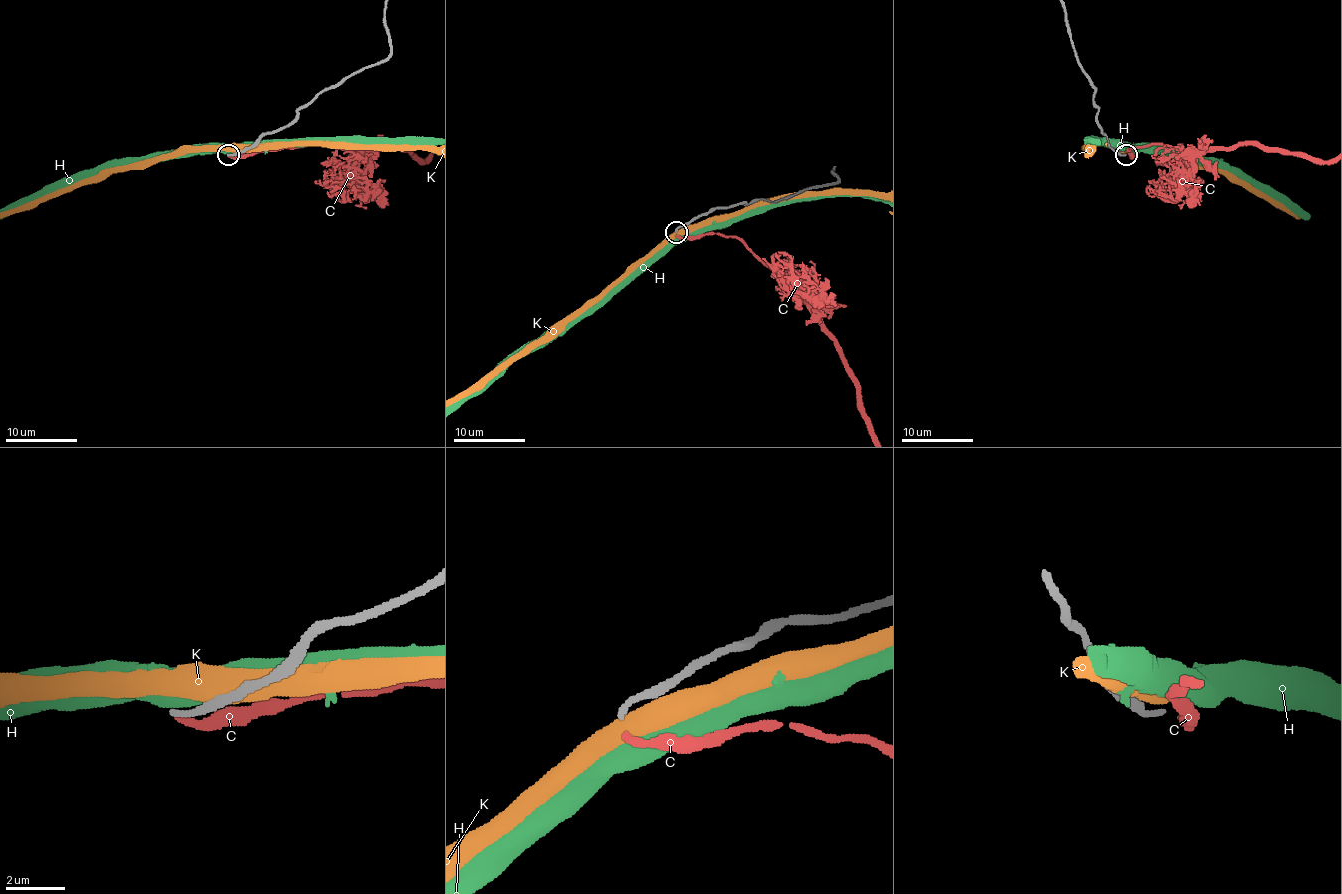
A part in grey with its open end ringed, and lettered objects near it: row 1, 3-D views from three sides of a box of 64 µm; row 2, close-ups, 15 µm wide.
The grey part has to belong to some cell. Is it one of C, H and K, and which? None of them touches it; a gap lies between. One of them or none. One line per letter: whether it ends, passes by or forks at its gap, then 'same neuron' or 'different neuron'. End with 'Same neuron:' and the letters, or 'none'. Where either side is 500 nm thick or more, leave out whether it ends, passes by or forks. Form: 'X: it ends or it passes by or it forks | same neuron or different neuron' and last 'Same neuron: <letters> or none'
C: it ends | same neuron
H: different neuron
K: different neuron
Same neuron: C

